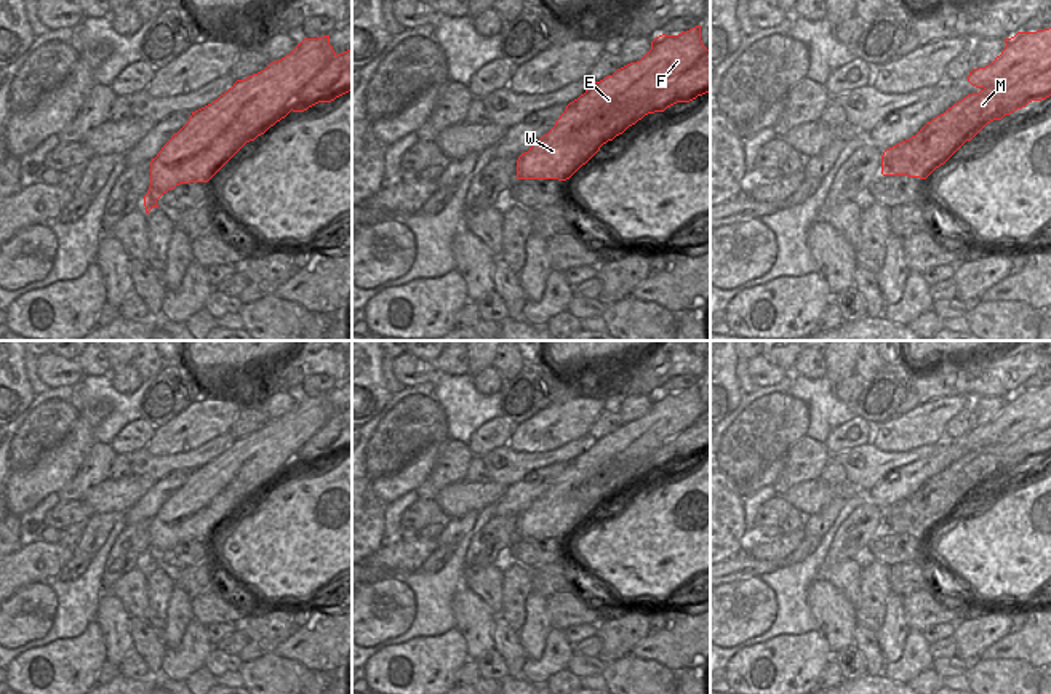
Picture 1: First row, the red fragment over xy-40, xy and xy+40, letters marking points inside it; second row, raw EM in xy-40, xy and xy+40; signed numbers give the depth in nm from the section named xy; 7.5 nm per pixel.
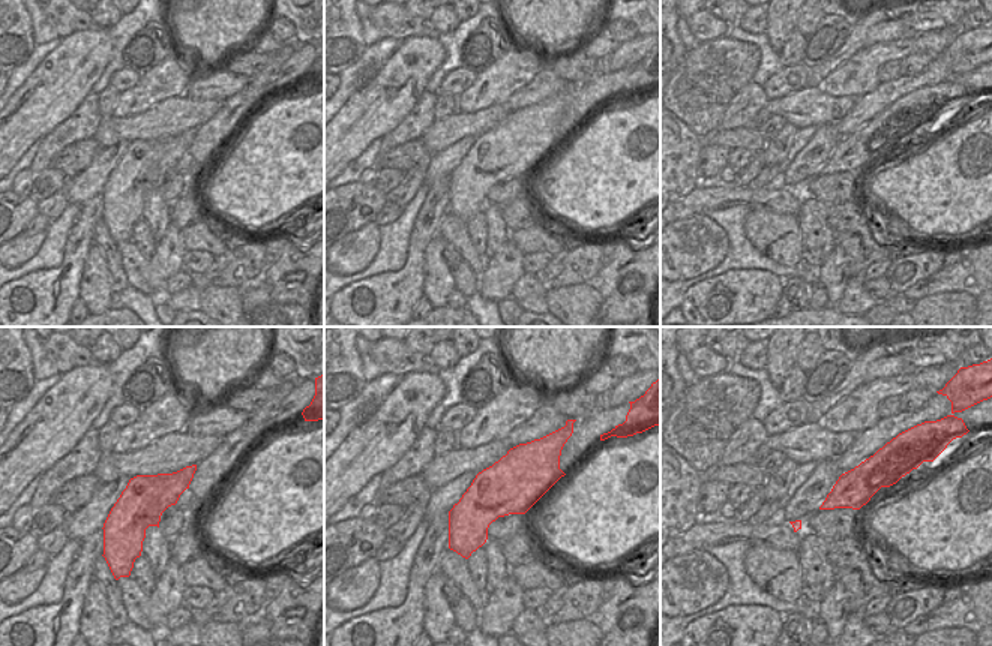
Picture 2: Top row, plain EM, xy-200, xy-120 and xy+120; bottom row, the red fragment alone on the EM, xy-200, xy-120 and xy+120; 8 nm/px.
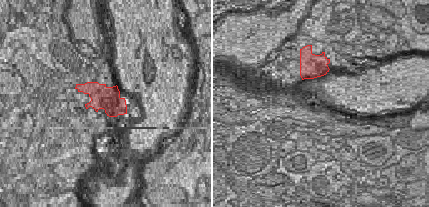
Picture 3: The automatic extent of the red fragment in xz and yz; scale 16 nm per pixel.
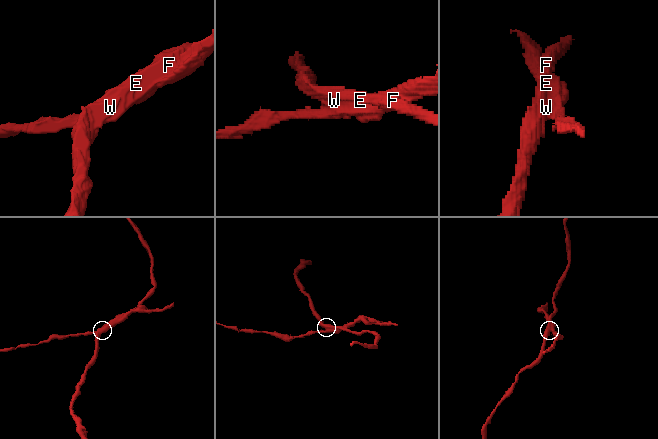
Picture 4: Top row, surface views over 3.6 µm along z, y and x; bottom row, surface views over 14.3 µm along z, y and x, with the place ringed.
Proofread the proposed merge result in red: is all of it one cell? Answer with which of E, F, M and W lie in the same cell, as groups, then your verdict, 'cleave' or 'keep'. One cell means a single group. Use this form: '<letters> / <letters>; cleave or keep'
E F W / M; cleave

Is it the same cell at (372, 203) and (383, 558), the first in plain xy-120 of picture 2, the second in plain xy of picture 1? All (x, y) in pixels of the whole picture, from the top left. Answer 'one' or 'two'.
one

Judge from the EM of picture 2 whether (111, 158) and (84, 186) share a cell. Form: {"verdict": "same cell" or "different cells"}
{"verdict": "same cell"}

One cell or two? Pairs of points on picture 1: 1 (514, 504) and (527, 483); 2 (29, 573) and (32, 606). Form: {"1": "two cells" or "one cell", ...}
{"1": "one cell", "2": "two cells"}

